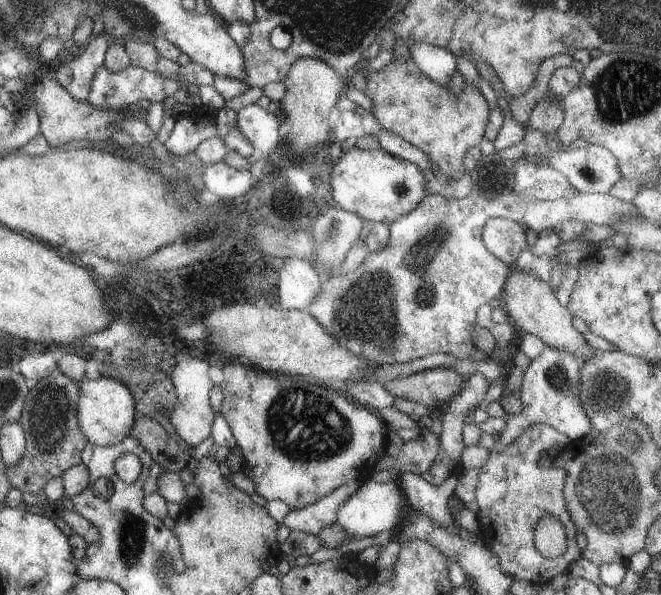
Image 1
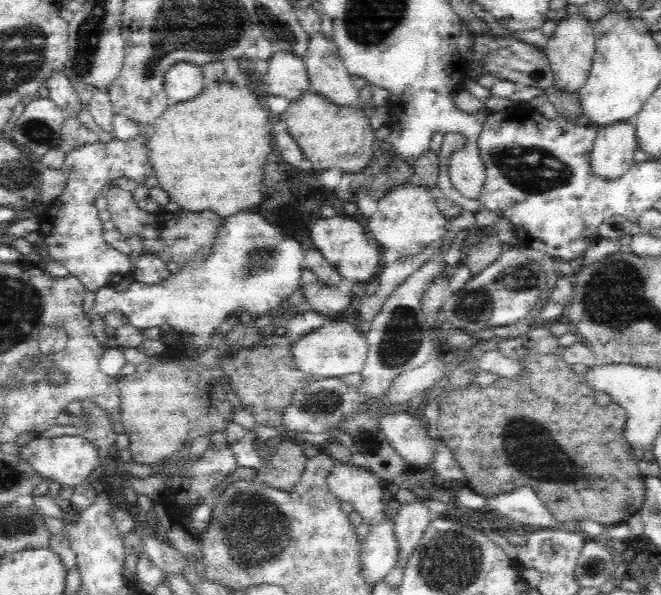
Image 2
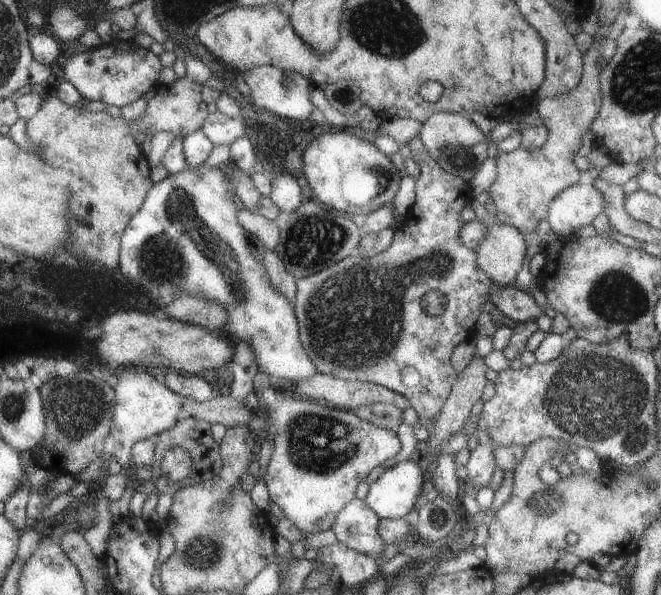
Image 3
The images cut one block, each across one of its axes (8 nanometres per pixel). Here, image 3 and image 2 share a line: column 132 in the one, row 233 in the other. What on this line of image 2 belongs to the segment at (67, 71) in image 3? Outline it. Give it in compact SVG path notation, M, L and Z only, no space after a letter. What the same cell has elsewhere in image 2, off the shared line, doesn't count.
M144 130L140 136L128 142L112 140L109 144L92 144L69 152L64 157L61 171L67 180L64 192L54 204L54 220L44 228L50 259L64 264L69 275L74 276L88 291L97 291L103 287L113 287L125 282L133 270L130 257L108 245L102 239L102 222L94 198L115 179L130 178L138 184L146 182L148 176L155 176L146 149Z

